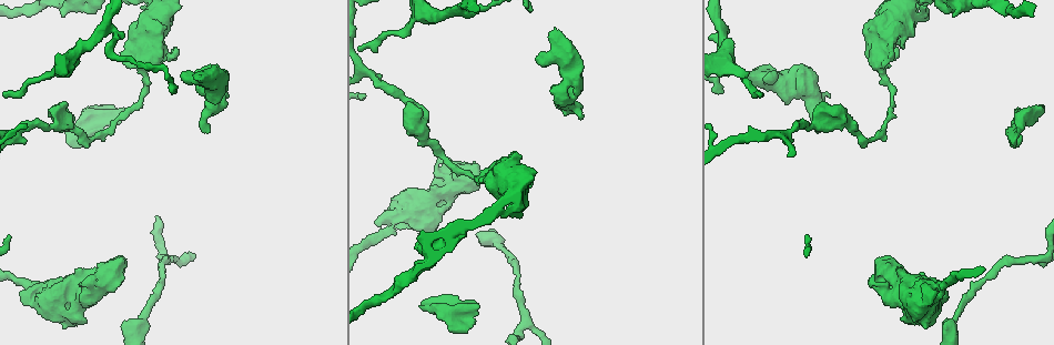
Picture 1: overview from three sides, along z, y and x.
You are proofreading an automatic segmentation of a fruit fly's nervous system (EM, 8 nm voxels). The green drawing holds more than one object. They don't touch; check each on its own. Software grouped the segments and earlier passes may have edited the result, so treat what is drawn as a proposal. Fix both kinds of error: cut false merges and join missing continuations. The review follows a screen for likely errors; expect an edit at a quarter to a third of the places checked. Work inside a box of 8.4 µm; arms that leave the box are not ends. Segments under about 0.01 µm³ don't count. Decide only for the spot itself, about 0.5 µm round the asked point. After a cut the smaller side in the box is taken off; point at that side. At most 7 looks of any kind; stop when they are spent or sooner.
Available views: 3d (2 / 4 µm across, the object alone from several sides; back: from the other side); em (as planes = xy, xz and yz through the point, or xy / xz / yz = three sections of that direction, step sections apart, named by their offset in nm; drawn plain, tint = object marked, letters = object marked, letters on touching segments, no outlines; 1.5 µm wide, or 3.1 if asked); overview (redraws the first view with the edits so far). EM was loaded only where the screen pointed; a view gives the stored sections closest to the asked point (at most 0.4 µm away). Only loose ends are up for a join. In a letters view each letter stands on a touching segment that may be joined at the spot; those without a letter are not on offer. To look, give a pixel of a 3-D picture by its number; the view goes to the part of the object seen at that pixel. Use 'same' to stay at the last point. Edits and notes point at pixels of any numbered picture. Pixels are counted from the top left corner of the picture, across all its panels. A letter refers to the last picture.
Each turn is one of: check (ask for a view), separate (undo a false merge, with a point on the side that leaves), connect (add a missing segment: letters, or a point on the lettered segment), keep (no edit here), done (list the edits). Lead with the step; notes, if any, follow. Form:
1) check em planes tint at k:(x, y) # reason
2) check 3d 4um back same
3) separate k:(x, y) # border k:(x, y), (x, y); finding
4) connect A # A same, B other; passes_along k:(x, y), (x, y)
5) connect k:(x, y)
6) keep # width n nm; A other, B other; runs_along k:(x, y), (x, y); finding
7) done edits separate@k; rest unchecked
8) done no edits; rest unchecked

check 3d 4um back at 1:(208, 133) # an open end

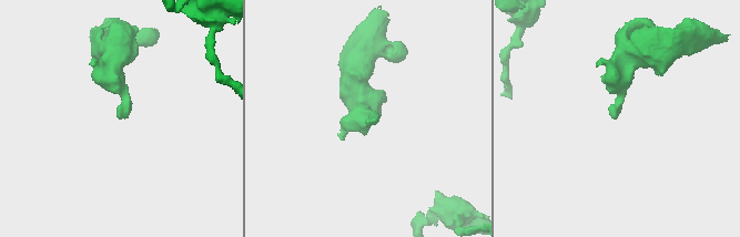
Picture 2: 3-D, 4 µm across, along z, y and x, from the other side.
check em xy step 8 letters at 2:(614, 119)

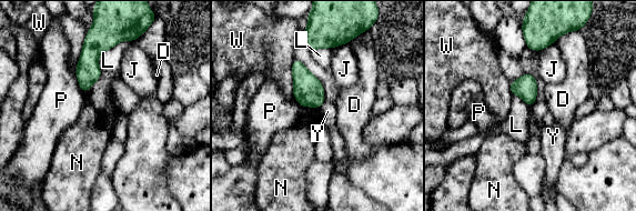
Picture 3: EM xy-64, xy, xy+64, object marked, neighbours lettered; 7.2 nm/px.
keep # longest_contact L 320 nm; D other, J other, L other, N other, P other, W other, Y other; border 3:(324, 100), (318, 108); none of them fits

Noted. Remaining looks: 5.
check em yz step 4 tint at 1:(200, 74) # an open end

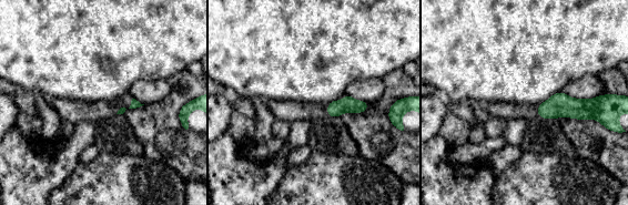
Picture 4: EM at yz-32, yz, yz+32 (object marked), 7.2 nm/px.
check em planes letters same # another direction

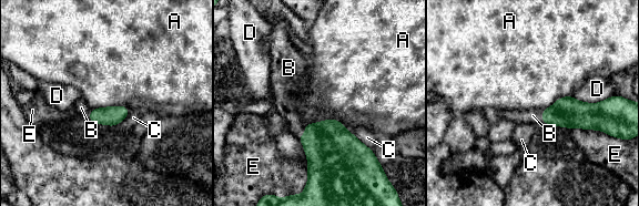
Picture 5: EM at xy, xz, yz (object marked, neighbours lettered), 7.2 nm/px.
connect B # longest_contact A 340 nm; A other, B same, C other, D other, E other; passes_along 5:(334, 153), (306, 133), (286, 105); it goes on there

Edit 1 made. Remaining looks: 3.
check em planes letters at 1:(1019, 146) # an open end

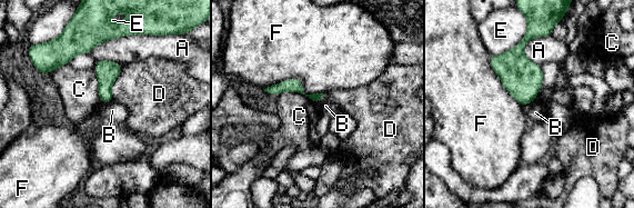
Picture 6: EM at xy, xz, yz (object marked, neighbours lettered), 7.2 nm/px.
keep # A other, B other, C other, D other, E other, F other; border 6:(324, 93), (314, 101); no lettered segment goes on from it

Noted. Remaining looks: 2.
done edits connect@5; rest unchecked

